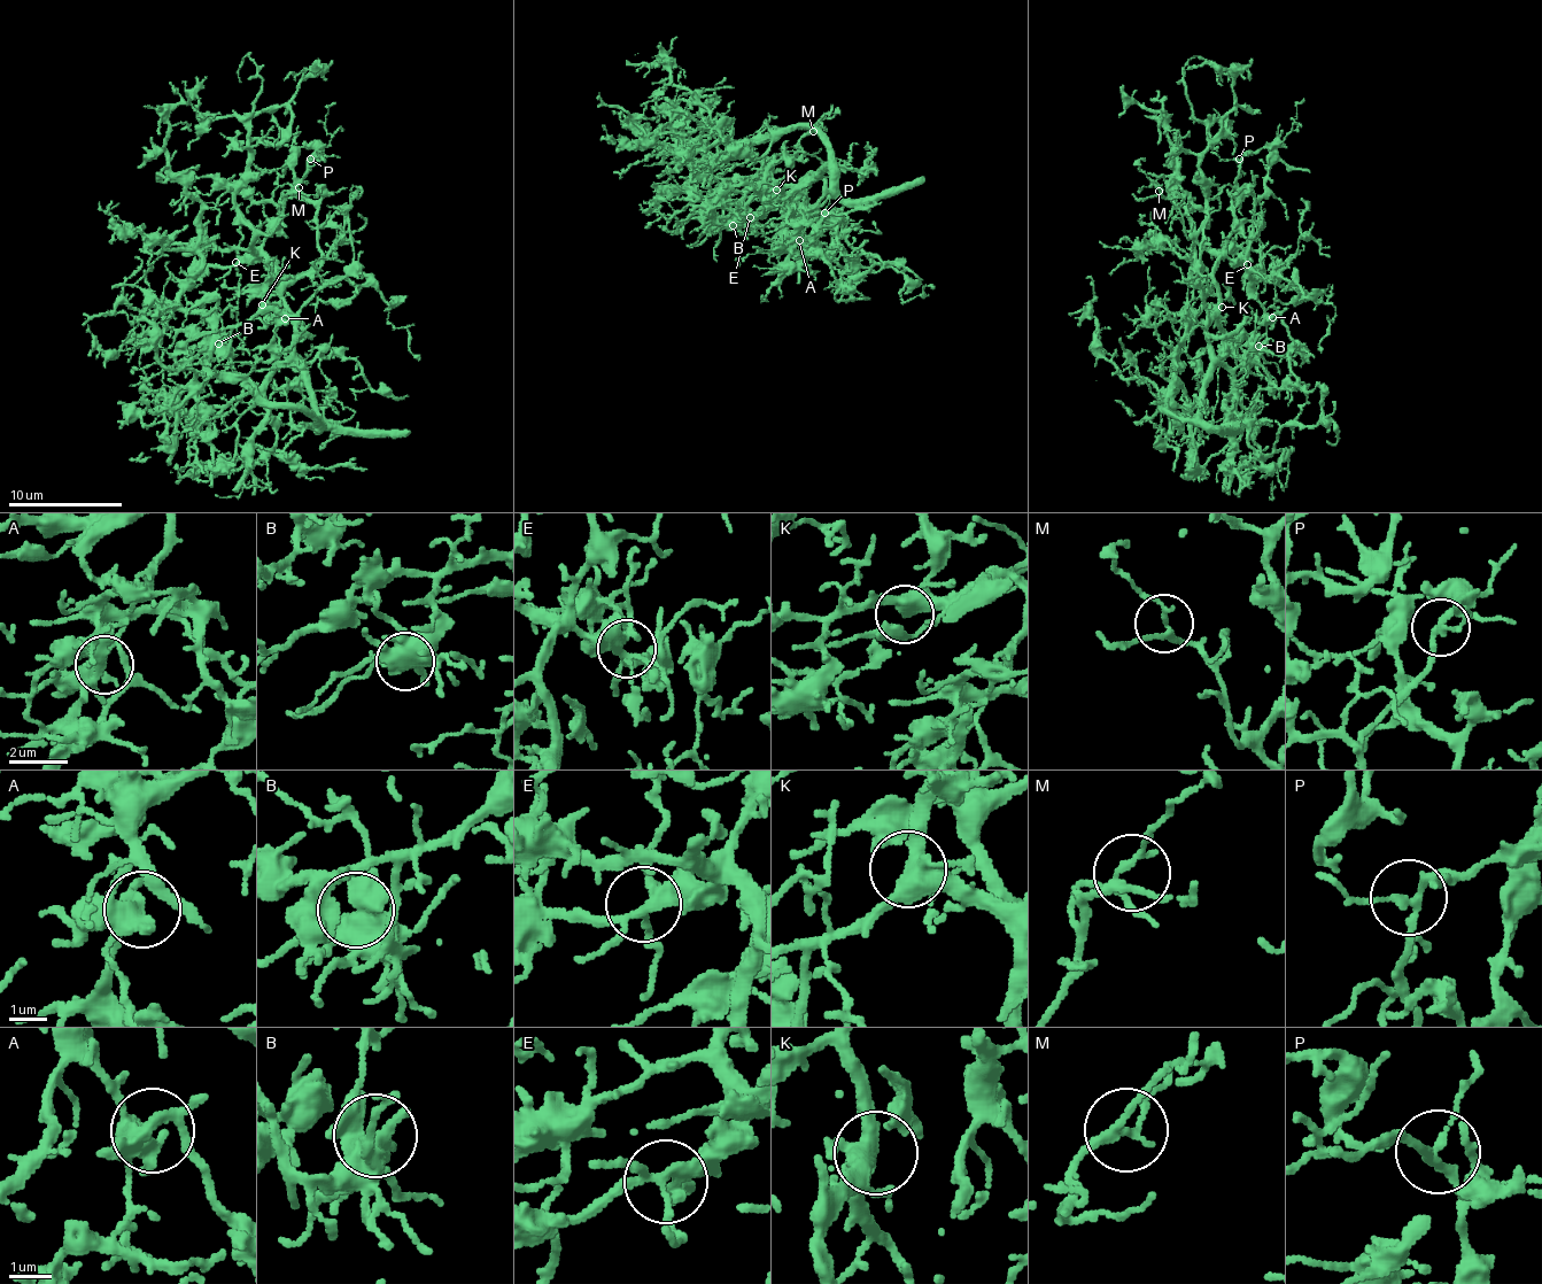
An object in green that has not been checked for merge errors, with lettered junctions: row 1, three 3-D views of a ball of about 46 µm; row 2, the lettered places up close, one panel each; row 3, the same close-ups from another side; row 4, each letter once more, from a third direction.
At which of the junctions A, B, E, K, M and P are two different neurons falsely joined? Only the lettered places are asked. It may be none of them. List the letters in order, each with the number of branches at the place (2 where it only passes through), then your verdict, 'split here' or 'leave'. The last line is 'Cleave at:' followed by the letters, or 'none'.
A: 5 branches meet; leave
B: 8 branches meet; leave
E: 5 branches meet; leave
K: 5 branches meet; leave
M: 3 branches meet; leave
P: 3 branches meet; leave
Cleave at: none

